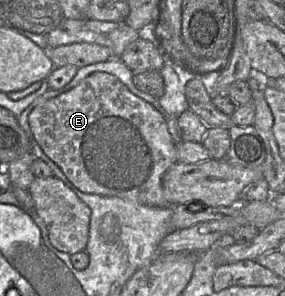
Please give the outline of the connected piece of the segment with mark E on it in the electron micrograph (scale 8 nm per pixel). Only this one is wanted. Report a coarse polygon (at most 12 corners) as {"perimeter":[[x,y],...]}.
{"perimeter":[[94,72],[37,105],[80,191],[170,206],[163,115]]}

